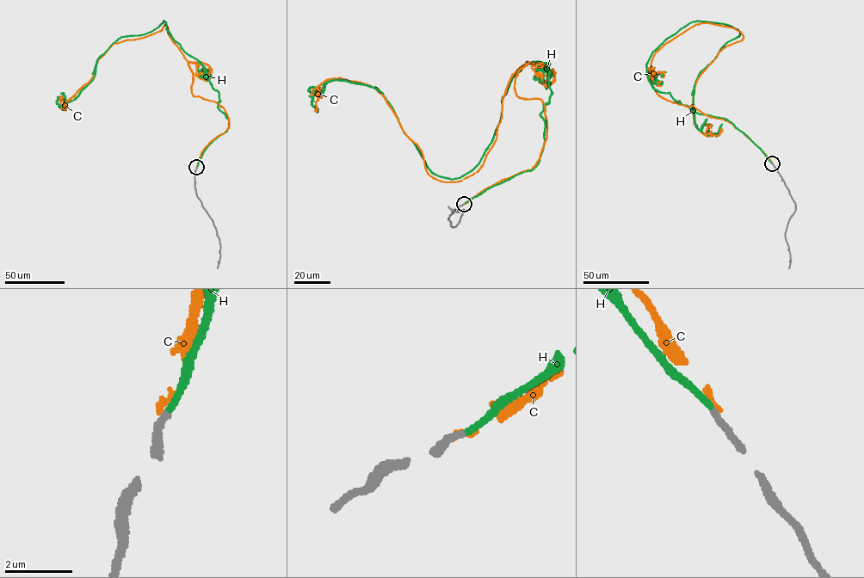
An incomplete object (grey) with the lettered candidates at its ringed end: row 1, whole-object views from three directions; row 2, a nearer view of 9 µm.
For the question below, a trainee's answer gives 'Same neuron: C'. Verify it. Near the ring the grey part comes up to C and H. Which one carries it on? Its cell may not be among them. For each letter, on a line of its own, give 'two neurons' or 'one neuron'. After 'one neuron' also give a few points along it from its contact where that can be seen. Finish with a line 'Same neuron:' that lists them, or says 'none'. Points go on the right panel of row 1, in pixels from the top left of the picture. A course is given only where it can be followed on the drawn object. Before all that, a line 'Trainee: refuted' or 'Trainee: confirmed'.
Trainee: refuted
C: two neurons
H: one neuron; course (772, 163), (727, 119), (651, 85), (652, 52), (696, 21), (740, 32), (694, 86), (696, 126), (722, 124)
Same neuron: H

